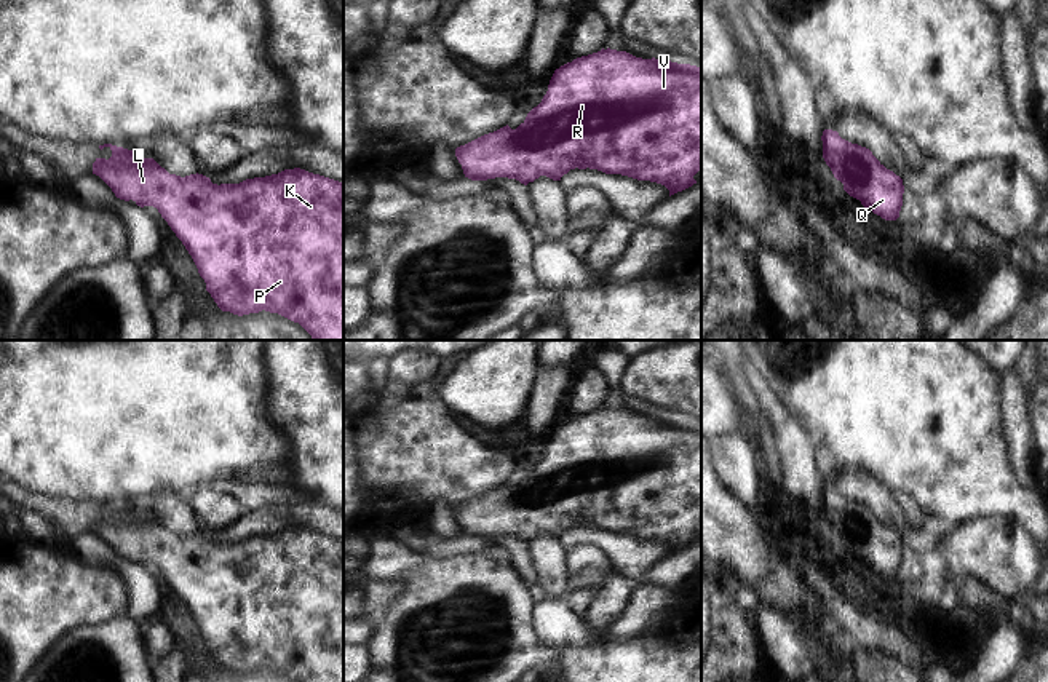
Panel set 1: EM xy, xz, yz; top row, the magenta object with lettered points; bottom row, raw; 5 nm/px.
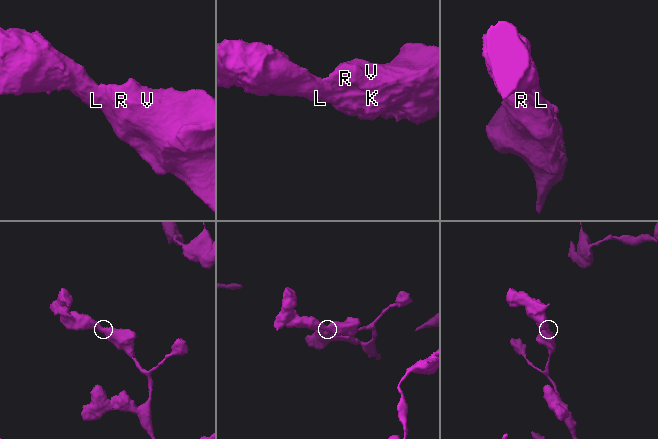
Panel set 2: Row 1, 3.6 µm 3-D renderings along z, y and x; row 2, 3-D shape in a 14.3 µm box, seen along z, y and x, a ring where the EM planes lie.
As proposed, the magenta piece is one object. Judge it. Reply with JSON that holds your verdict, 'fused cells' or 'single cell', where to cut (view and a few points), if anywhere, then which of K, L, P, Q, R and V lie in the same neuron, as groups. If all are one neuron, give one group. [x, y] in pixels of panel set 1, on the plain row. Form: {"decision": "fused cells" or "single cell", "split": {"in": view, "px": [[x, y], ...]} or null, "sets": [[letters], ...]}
{"decision": "single cell", "split": null, "sets": [["K", "L", "P", "Q", "R", "V"]]}

